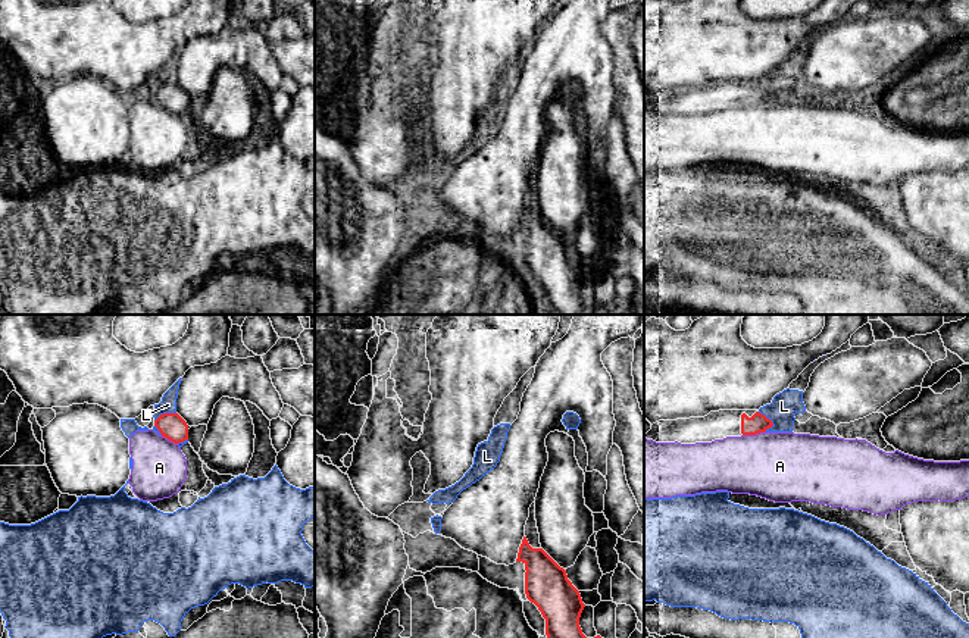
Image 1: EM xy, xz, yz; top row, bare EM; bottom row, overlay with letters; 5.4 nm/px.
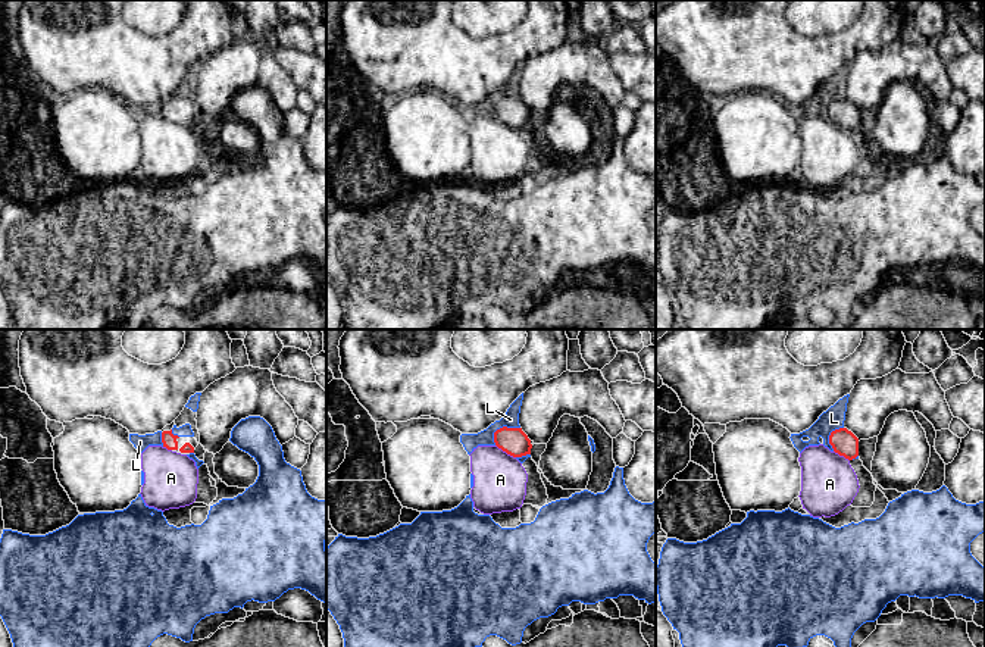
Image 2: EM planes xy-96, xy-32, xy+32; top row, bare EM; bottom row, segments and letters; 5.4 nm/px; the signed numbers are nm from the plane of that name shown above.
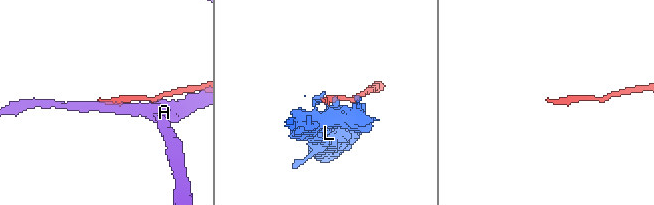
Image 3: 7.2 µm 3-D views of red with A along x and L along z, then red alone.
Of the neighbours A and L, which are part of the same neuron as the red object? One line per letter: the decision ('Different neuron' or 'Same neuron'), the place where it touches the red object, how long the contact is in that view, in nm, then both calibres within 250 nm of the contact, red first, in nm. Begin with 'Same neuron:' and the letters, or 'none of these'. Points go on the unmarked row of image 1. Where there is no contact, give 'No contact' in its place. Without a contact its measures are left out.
Same neuron: none of these
A: Different neuron. Touches red at yz (753, 105). Shared border 130 nm. Thickness 100 nm (red) against 380 nm
L: Different neuron. Touches red at yz (769, 90). Shared border 120 nm. Thickness 100 nm (red) against 150 nm

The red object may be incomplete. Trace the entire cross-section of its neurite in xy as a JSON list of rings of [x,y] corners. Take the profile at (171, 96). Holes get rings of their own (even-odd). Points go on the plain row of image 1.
[[[163,84],[154,91],[162,107],[179,115],[188,110],[188,96],[178,84]]]

